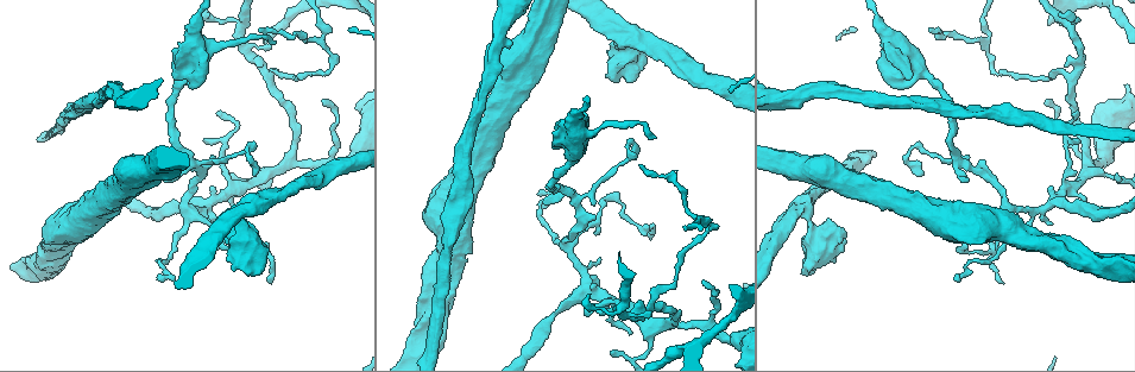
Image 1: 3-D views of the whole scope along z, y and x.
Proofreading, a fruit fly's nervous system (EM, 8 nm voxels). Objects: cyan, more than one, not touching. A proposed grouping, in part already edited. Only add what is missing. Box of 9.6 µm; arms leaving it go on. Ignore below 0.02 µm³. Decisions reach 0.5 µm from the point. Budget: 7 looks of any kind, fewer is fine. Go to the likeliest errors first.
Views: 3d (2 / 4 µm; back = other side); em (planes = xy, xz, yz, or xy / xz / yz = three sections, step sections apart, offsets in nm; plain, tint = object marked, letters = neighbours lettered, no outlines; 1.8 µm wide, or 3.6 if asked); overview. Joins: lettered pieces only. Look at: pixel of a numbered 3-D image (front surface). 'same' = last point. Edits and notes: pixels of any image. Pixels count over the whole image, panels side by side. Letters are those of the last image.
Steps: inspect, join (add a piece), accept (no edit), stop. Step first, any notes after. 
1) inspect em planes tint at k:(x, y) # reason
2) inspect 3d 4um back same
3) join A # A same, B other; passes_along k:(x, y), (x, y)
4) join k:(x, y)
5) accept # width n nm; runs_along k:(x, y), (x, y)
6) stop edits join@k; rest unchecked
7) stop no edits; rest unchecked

inspect em xz step 16 tint at 1:(807, 211) # a fork

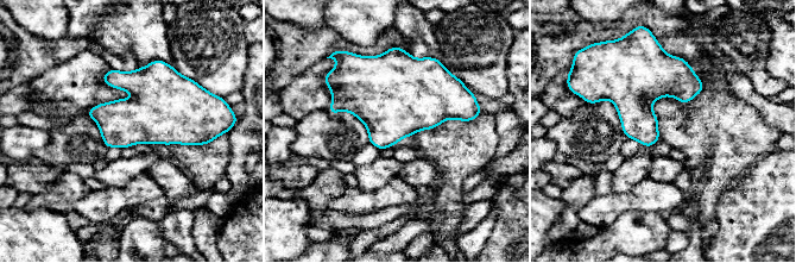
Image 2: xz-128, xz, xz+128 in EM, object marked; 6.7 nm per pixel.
inspect em planes tint same

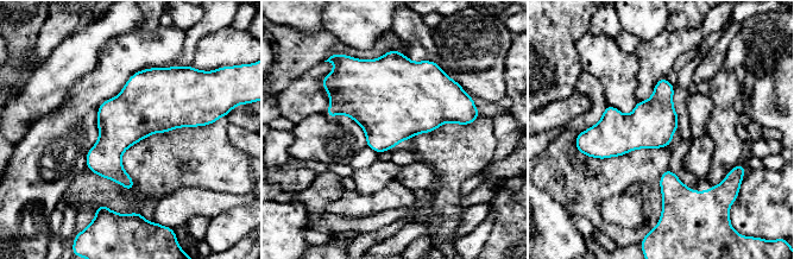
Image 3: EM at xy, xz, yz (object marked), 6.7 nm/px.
inspect em planes letters same # what lies round it

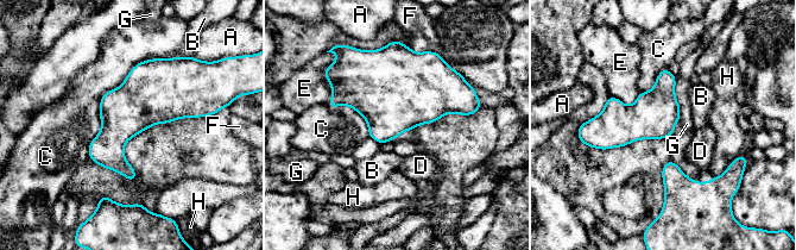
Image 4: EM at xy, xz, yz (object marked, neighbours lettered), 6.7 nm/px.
accept # A other, B other, C other, D other, E other, F other, G other, H other; border 4:(668, 68), (675, 76), (680, 120); none of them fits

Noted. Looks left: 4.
inspect em 3.6um planes letters at 1:(906, 59) # two arms in line, one across

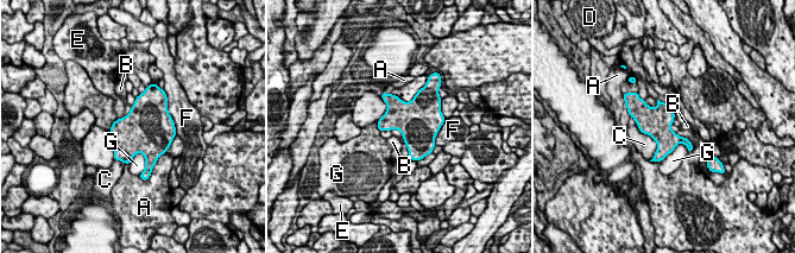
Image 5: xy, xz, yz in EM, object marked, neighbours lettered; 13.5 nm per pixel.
accept # longest_contact C 700 nm; A other, B other, C other, D other, E other, F other, G other; border 5:(124, 115), (118, 119); no lettered piece goes on from it

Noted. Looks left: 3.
inspect 3d 4um at 1:(541, 191) # thin end

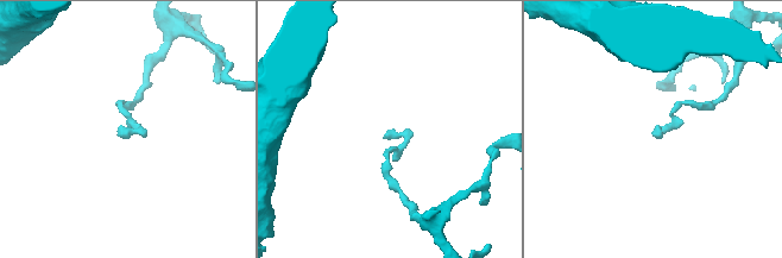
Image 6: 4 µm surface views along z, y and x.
inspect em planes letters at 6:(390, 131)

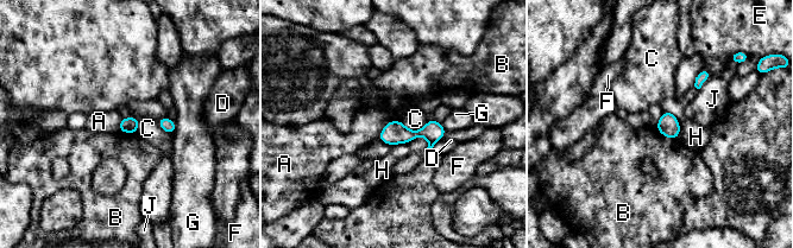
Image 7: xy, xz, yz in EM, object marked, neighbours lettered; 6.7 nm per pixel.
accept # longest_contact B 190 nm; A other, B other, C other, D other, E other, F other, G other, H other, J other; runs_along 7:(441, 133), (390, 134), (382, 137); no lettered piece goes on from it

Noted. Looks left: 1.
stop no edits; rest unchecked

